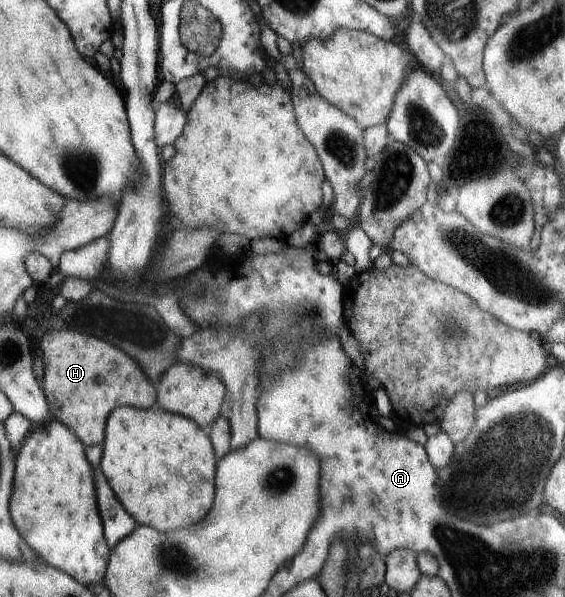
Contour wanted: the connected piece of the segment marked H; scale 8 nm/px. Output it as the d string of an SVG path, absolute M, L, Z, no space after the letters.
M73 329L47 331L41 348L45 362L43 386L53 417L68 425L85 445L104 445L111 413L118 407L153 409L158 385L131 355L89 333Z

